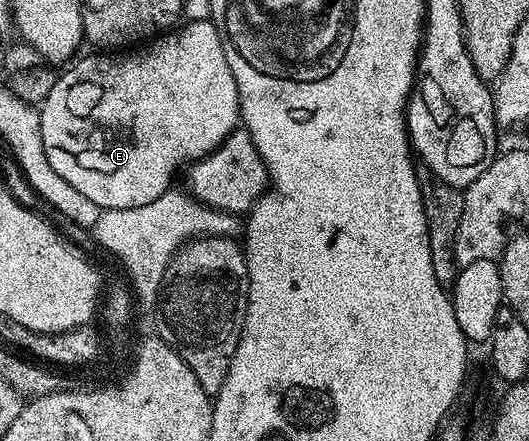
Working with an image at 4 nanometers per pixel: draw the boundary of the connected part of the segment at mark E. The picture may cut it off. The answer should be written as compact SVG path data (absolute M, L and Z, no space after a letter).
M210 18L192 19L184 22L166 33L160 34L158 38L148 42L142 49L135 49L130 53L91 54L95 55L85 56L80 63L72 62L66 68L68 71L64 75L62 72L56 78L53 89L49 89L49 97L45 97L38 112L41 141L45 145L45 157L49 157L49 165L53 165L53 173L57 173L57 177L65 177L65 181L69 181L69 185L73 185L73 189L77 189L77 193L85 193L85 197L89 197L89 201L93 201L93 205L97 205L100 209L133 209L134 206L147 205L149 202L155 201L172 186L171 178L174 177L175 170L179 166L182 168L184 164L195 163L199 159L204 159L210 151L216 151L230 137L232 131L236 130L237 124L240 122L237 81L233 81L233 69L229 69L229 61L225 57L225 49L219 31Z

